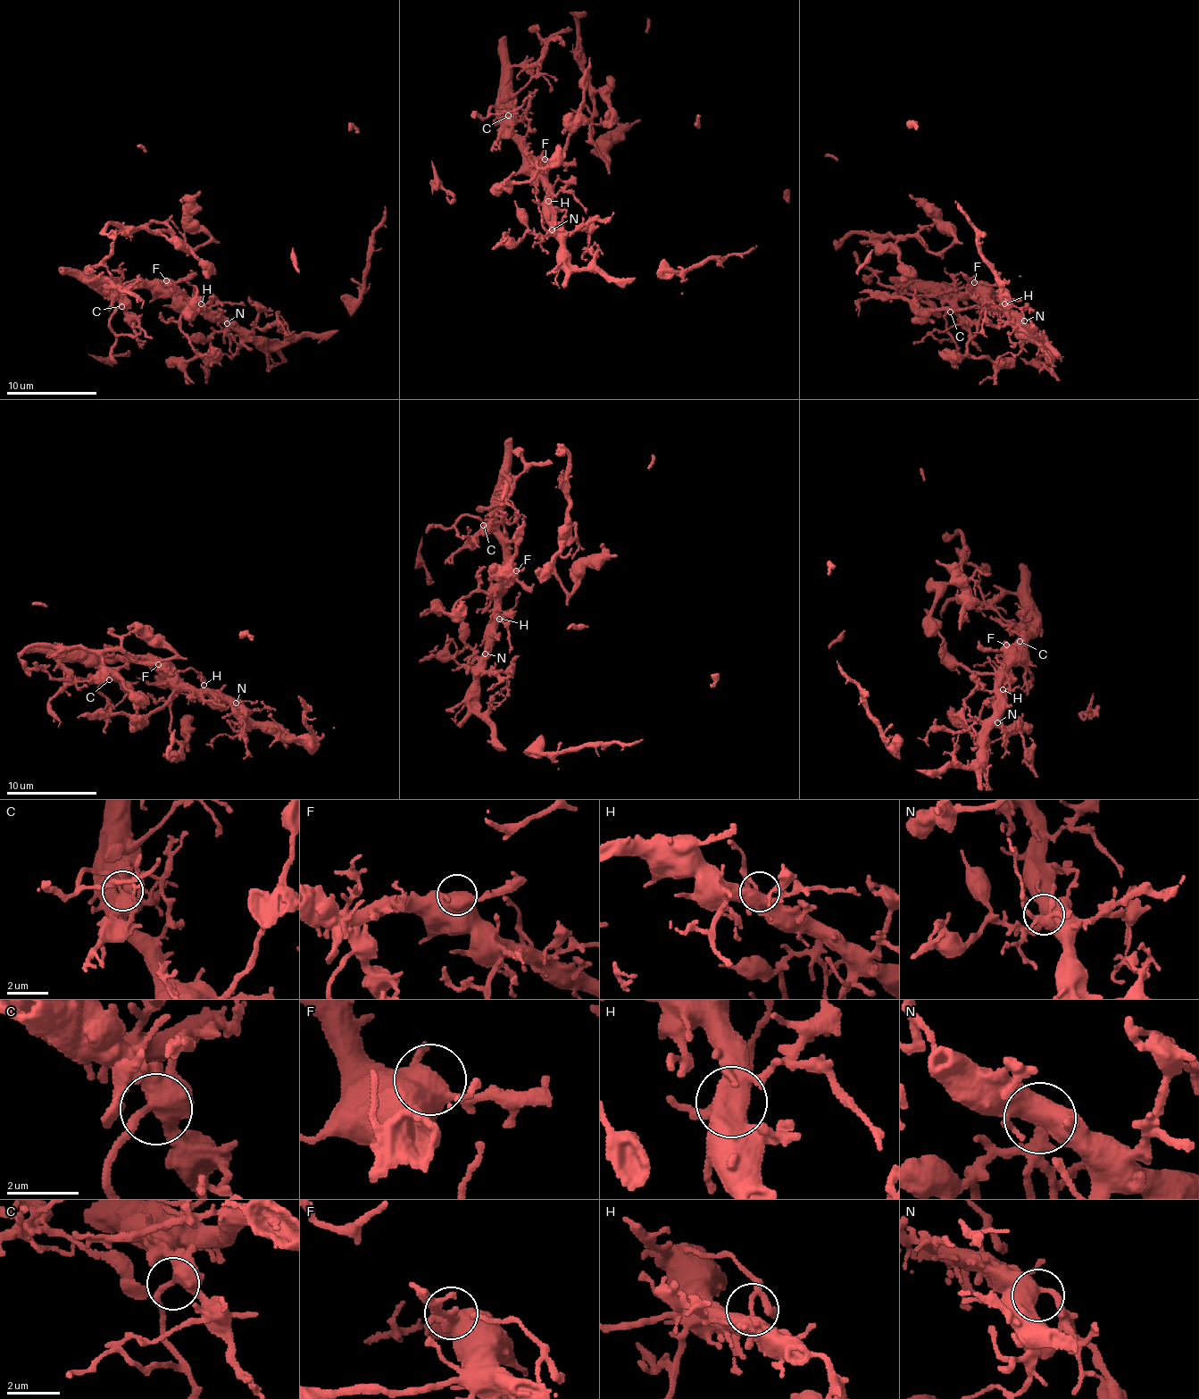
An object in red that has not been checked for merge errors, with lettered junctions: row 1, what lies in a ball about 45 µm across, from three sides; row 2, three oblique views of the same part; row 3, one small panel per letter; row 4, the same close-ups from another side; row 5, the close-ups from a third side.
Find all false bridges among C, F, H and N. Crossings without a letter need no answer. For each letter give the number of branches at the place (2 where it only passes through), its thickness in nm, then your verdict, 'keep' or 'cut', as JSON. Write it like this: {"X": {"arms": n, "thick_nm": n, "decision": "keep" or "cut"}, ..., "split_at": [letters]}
{"C": {"arms": 3, "thick_nm": 360, "decision": "keep"}, "F": {"arms": 2, "thick_nm": 650, "decision": "keep"}, "H": {"arms": 3, "thick_nm": 280, "decision": "keep"}, "N": {"arms": 3, "thick_nm": 440, "decision": "keep"}, "split_at": []}

